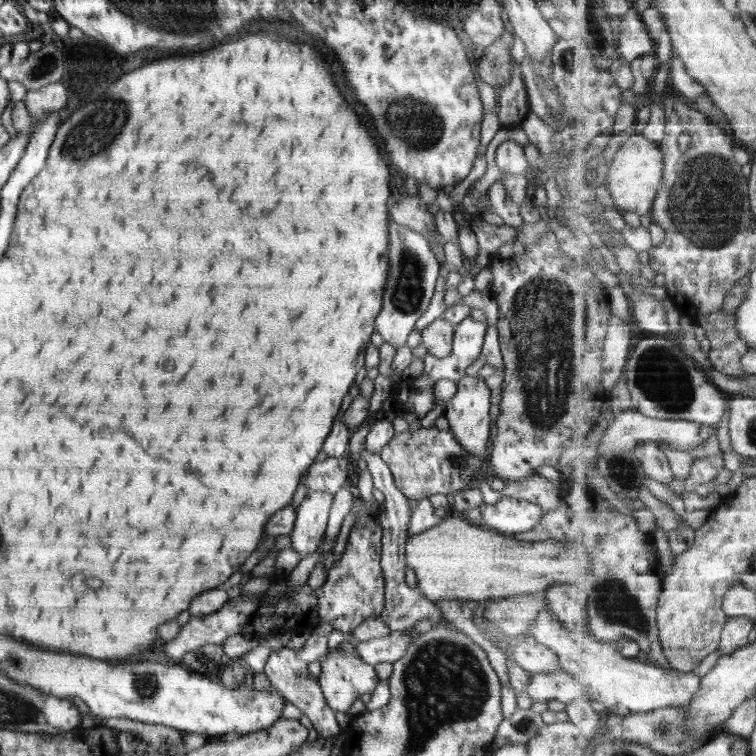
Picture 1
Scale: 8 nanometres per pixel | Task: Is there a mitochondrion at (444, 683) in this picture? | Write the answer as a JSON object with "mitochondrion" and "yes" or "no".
{"mitochondrion":"yes"}

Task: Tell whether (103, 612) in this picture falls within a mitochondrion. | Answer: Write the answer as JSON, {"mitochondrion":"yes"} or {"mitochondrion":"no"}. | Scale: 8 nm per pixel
{"mitochondrion":"no"}

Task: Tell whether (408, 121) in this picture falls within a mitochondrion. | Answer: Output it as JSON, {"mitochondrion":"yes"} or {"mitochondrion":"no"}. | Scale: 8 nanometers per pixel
{"mitochondrion":"yes"}

